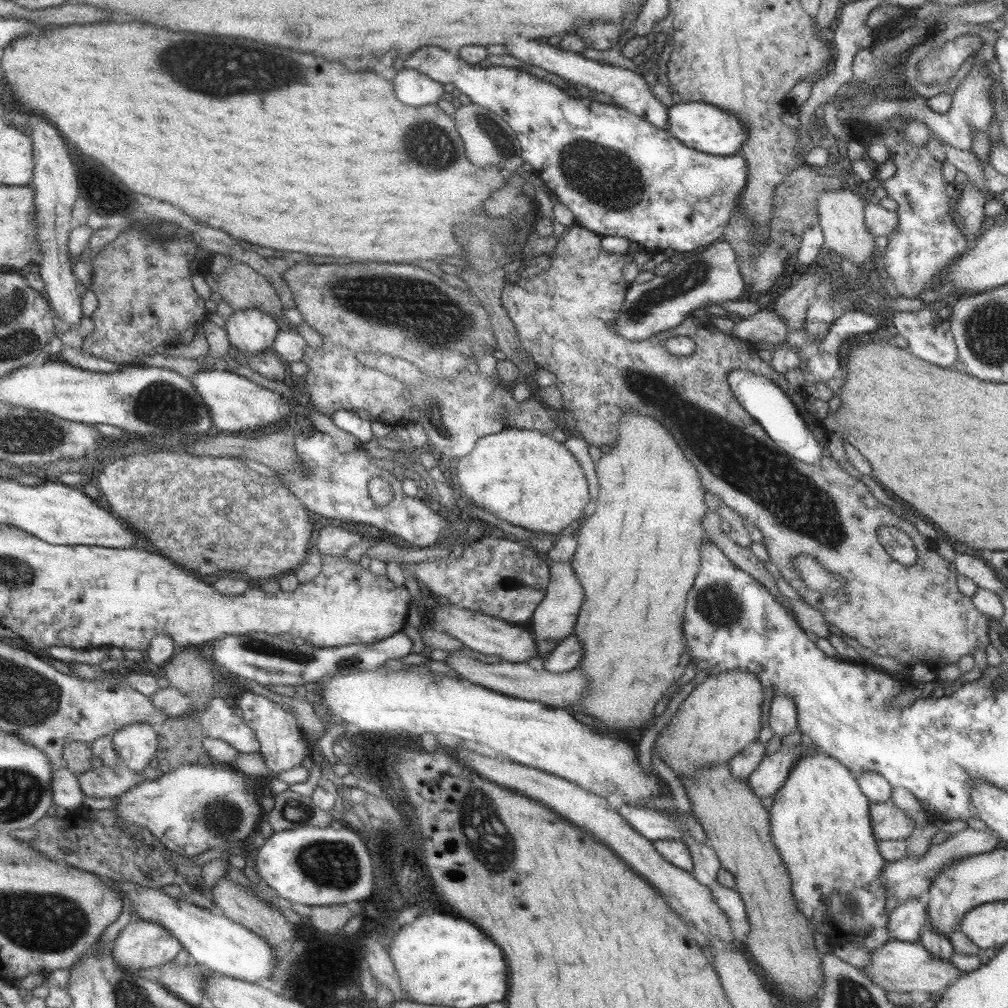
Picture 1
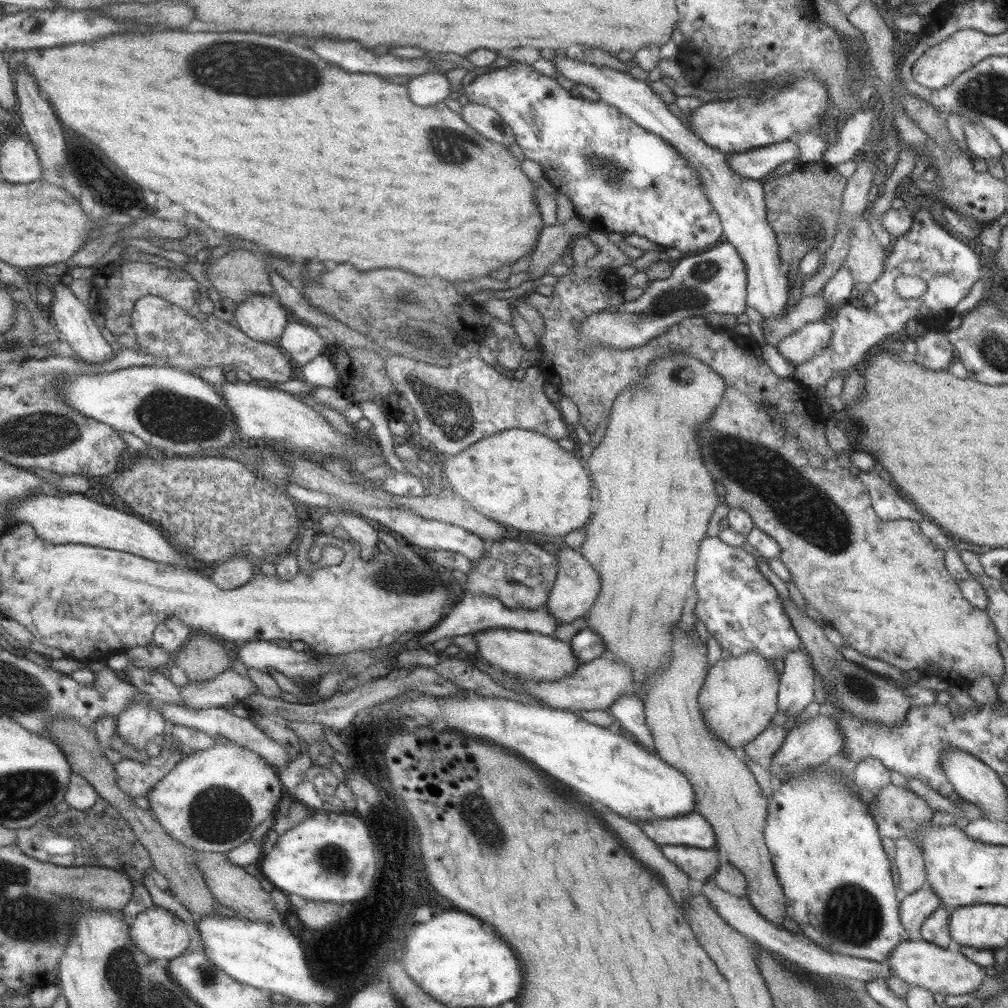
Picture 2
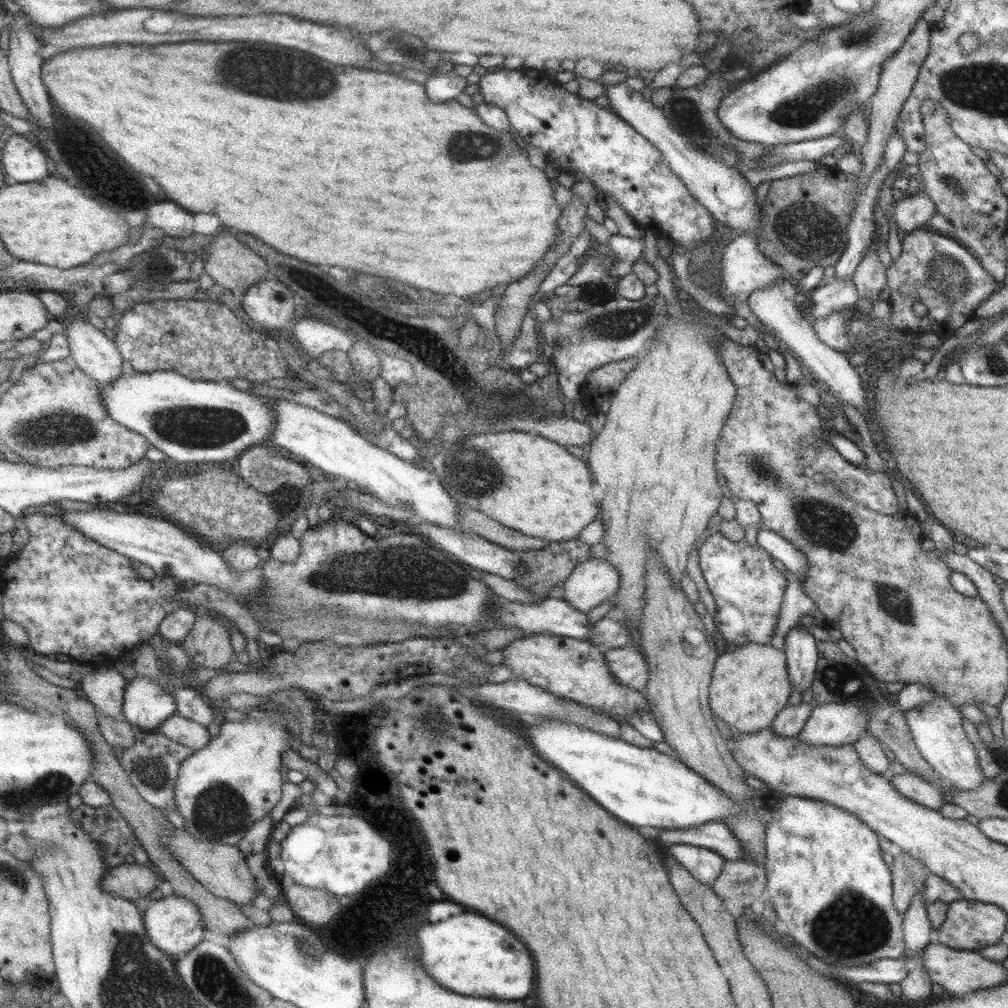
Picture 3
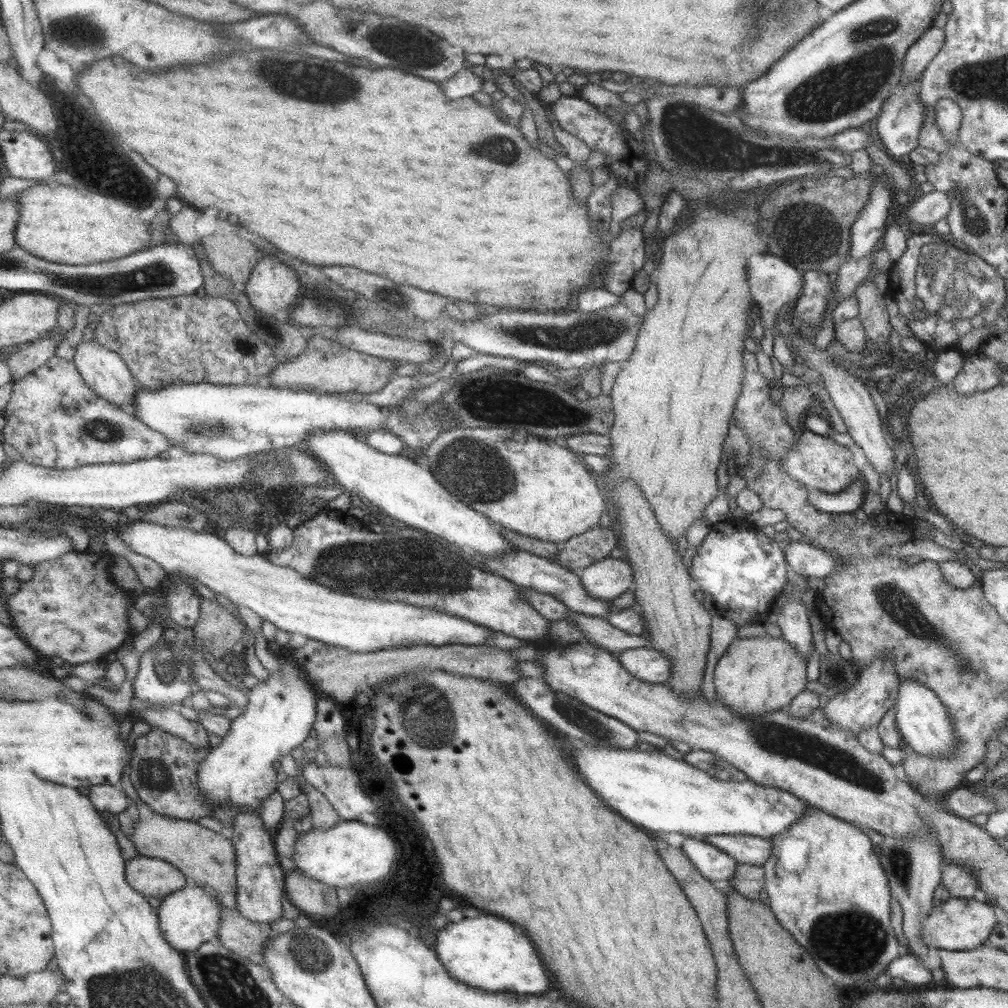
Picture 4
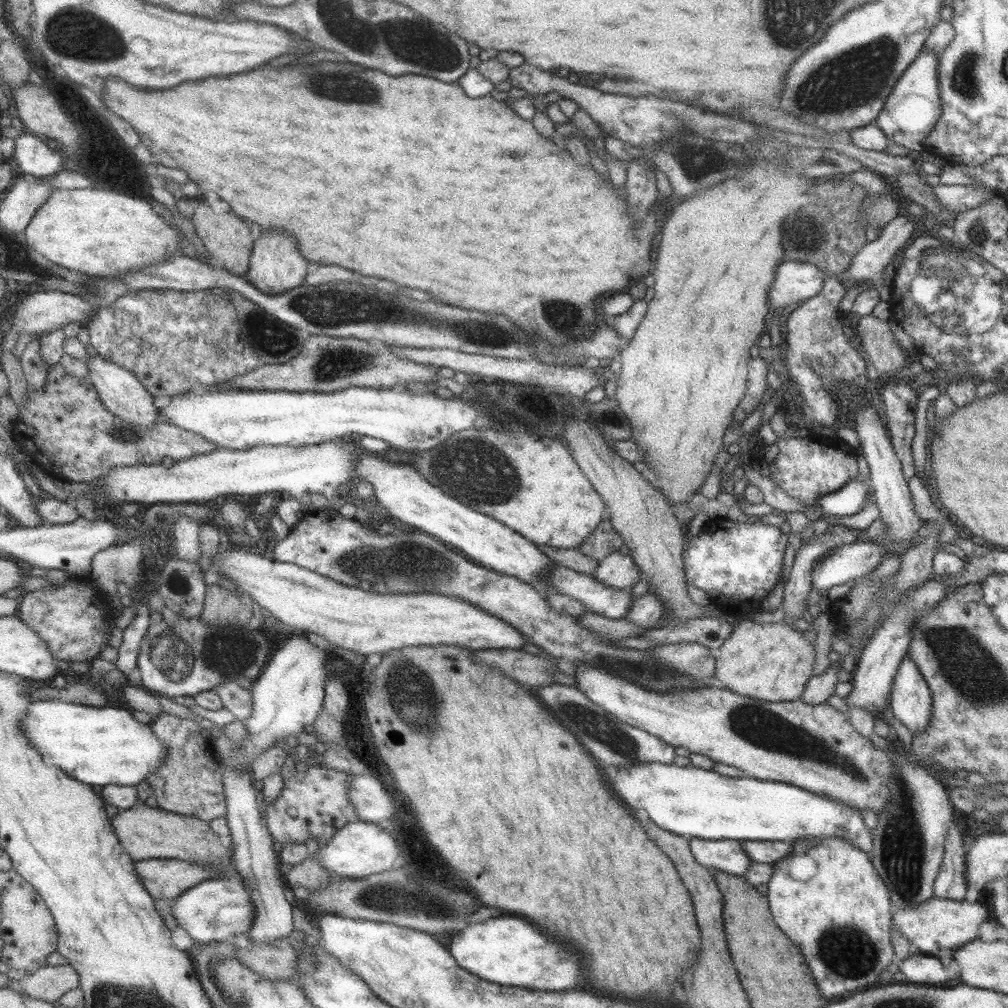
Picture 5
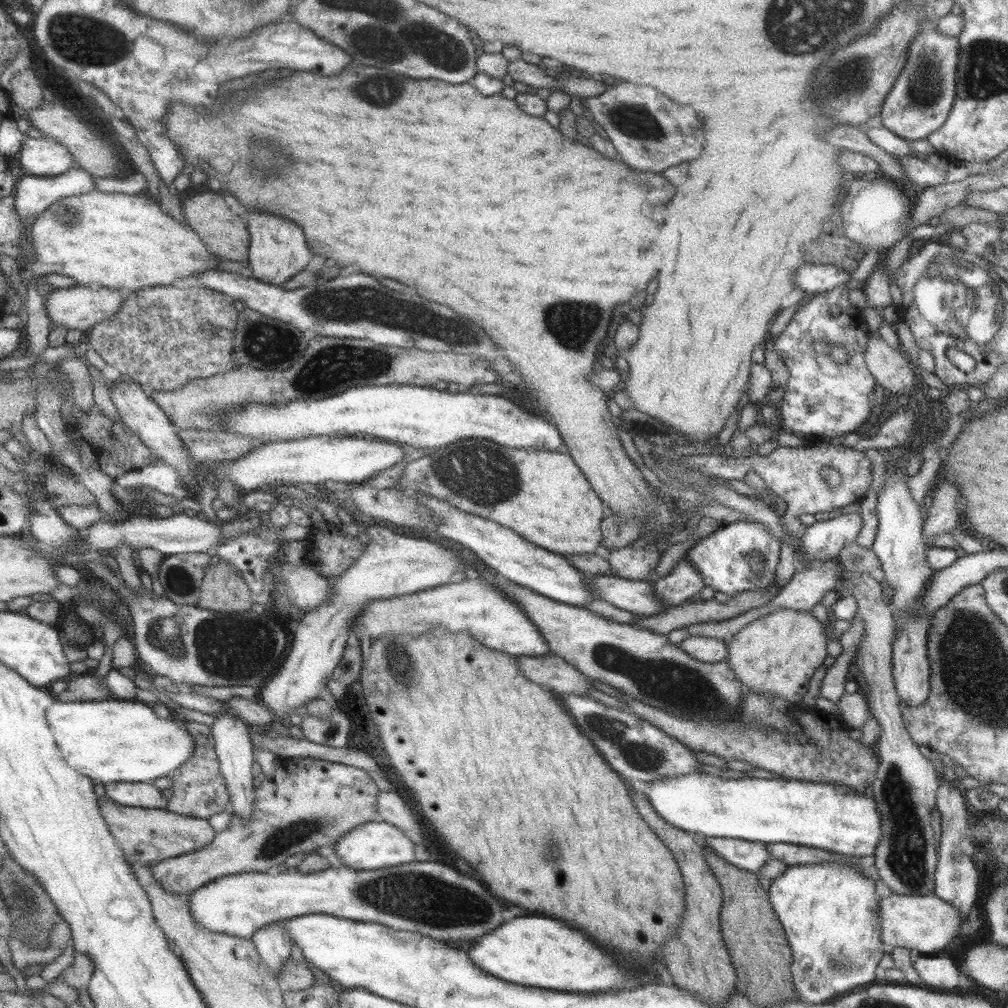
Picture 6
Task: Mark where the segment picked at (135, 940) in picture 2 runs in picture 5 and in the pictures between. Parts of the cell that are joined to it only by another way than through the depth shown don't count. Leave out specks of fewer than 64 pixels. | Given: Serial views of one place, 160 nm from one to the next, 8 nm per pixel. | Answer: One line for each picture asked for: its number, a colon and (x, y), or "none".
3: (172, 923)
4: (187, 917)
5: (216, 910)

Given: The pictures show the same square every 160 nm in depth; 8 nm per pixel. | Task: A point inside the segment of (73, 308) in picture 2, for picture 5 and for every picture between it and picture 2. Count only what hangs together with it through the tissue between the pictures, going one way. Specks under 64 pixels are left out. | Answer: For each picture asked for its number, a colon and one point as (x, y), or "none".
3: (96, 355)
4: (102, 370)
5: (118, 389)

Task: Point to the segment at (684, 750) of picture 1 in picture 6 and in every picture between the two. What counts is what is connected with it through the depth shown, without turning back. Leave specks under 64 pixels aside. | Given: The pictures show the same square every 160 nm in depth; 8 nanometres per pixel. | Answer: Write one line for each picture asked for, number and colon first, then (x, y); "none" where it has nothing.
2: (738, 698)
3: (749, 685)
4: (754, 675)
5: (773, 662)
6: (776, 654)

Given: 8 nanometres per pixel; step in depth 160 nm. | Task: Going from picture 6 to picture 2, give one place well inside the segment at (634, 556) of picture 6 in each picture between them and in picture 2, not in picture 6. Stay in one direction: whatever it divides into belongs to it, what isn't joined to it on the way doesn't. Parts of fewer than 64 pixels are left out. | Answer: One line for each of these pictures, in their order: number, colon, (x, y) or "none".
2: (576, 584)
3: (593, 581)
4: (607, 578)
5: (617, 571)

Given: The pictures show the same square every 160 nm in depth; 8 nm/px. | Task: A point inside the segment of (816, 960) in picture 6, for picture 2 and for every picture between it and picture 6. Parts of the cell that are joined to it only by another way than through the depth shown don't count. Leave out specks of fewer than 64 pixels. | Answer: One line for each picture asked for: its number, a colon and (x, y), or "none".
2: (825, 847)
3: (830, 889)
4: (826, 887)
5: (825, 895)

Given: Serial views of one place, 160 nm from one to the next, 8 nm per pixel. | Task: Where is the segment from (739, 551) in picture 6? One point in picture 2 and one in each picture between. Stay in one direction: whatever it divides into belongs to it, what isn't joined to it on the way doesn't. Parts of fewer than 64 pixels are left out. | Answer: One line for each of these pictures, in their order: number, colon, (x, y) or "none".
2: (741, 610)
3: (747, 590)
4: (744, 571)
5: (736, 568)

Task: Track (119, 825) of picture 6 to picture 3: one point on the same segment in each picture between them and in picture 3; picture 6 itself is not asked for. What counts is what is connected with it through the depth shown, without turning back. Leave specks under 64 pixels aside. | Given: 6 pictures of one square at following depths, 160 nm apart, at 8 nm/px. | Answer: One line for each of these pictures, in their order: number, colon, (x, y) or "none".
3: (221, 869)
4: (206, 858)
5: (144, 832)

